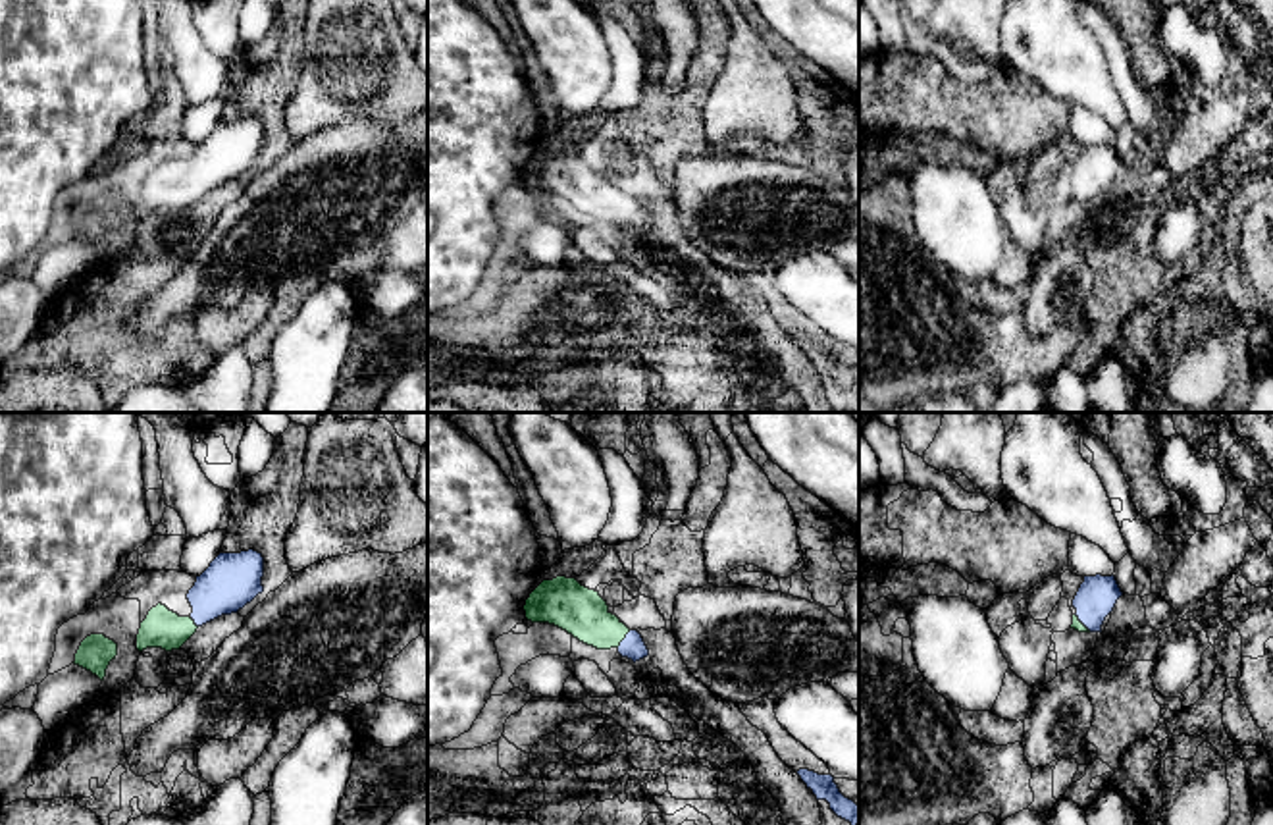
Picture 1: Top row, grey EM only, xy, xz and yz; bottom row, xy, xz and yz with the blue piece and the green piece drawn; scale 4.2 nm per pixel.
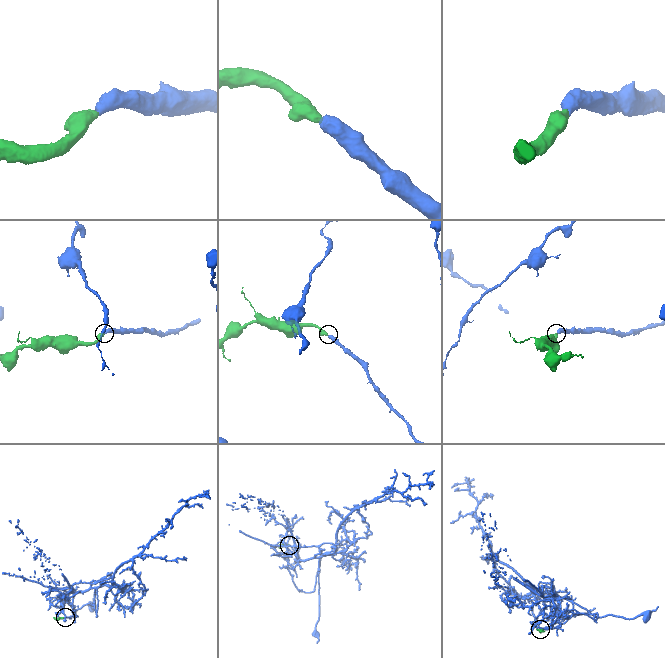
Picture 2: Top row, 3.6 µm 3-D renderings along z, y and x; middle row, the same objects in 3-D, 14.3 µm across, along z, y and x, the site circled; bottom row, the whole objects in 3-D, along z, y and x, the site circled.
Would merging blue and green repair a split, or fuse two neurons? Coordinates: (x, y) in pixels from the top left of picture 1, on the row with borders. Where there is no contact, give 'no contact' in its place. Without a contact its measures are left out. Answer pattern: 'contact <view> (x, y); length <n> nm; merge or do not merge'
contact xz (624, 638); length 90 nm; merge

